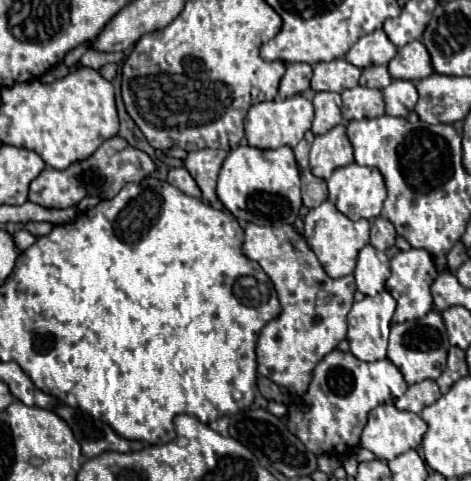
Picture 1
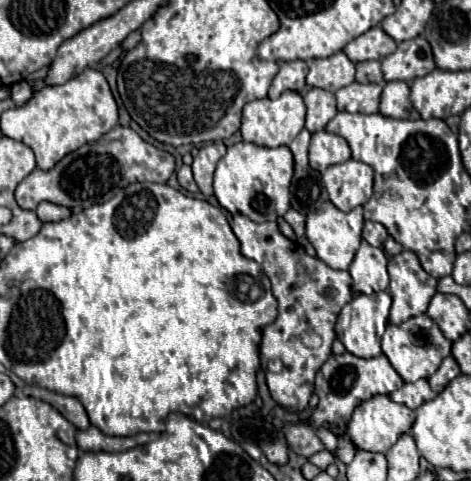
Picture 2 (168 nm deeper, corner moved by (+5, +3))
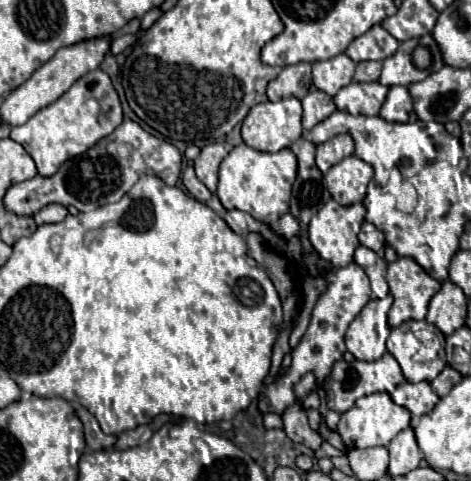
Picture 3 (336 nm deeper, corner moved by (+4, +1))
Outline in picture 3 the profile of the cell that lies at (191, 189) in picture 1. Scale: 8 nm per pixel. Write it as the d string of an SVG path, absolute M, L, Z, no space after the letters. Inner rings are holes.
M187 166L187 170L183 172L183 184L199 202L207 202L211 198L211 192L207 190L207 186L195 176L193 166Z

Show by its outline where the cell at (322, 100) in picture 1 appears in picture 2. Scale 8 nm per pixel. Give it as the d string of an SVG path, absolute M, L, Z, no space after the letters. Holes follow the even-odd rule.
M312 88L304 96L304 104L308 108L306 114L306 128L310 132L324 130L326 124L336 116L336 98L332 92L322 90L322 88Z

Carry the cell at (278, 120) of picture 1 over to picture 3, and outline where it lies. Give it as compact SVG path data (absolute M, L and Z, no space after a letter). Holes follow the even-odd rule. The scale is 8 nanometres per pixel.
M283 98L249 110L241 126L243 142L261 152L279 152L301 138L301 102Z

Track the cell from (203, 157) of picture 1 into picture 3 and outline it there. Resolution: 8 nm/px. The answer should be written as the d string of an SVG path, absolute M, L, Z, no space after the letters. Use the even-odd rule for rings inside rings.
M219 142L215 144L209 144L201 150L199 158L195 160L195 172L197 172L197 178L211 190L215 192L217 190L217 176L219 176L219 164L223 162L223 158L227 156L227 148Z

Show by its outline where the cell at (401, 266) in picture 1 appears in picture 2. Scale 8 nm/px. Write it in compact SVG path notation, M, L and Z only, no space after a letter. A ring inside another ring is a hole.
M410 250L392 256L388 262L388 274L388 294L392 296L390 322L402 324L408 318L424 314L436 294L438 280L420 266L418 256Z

